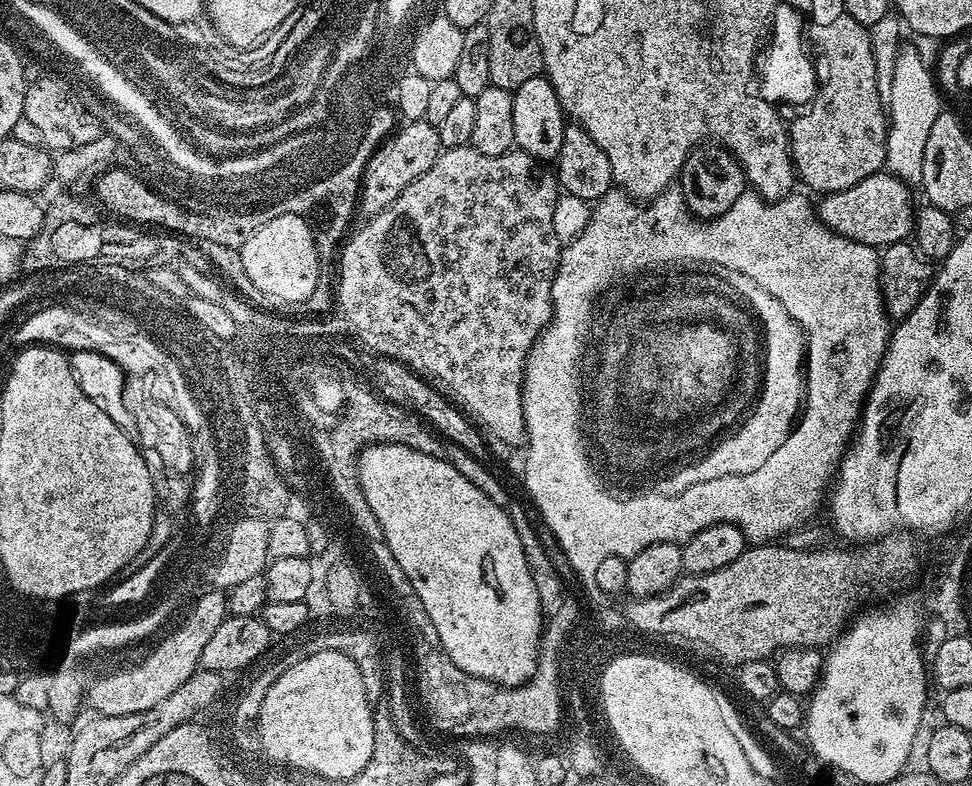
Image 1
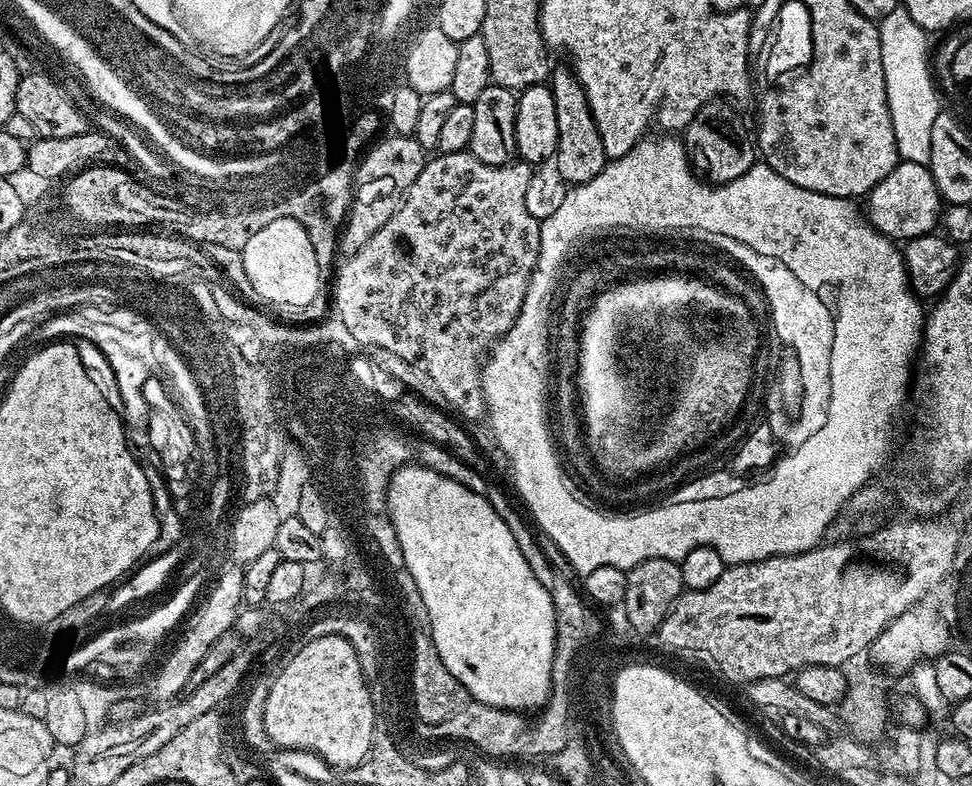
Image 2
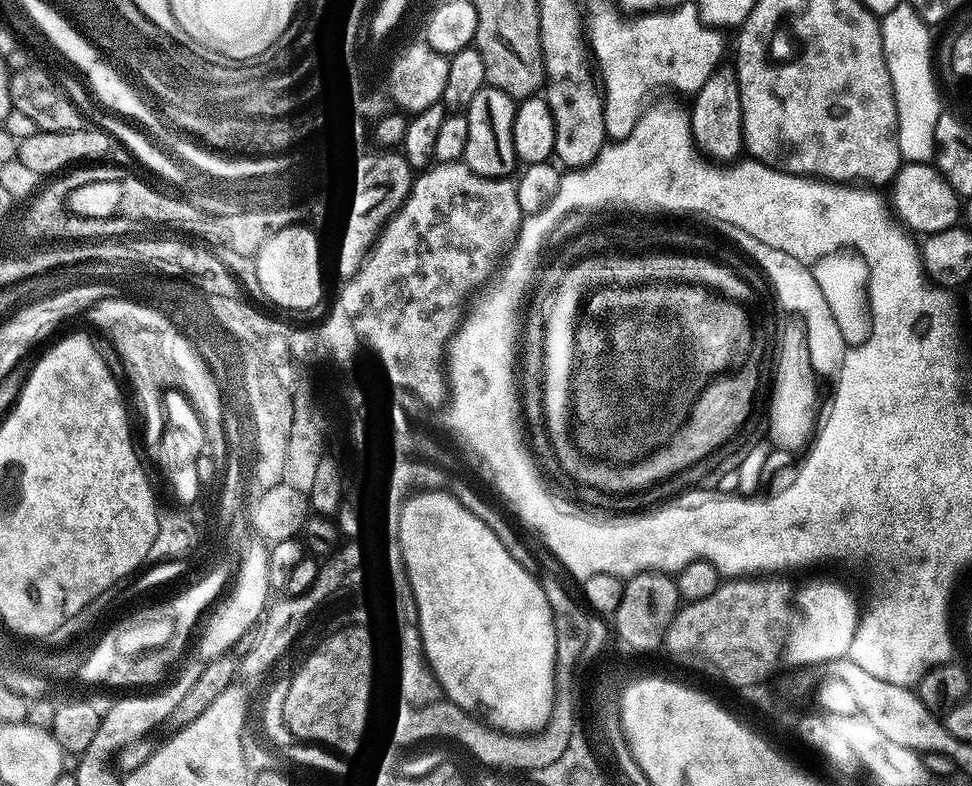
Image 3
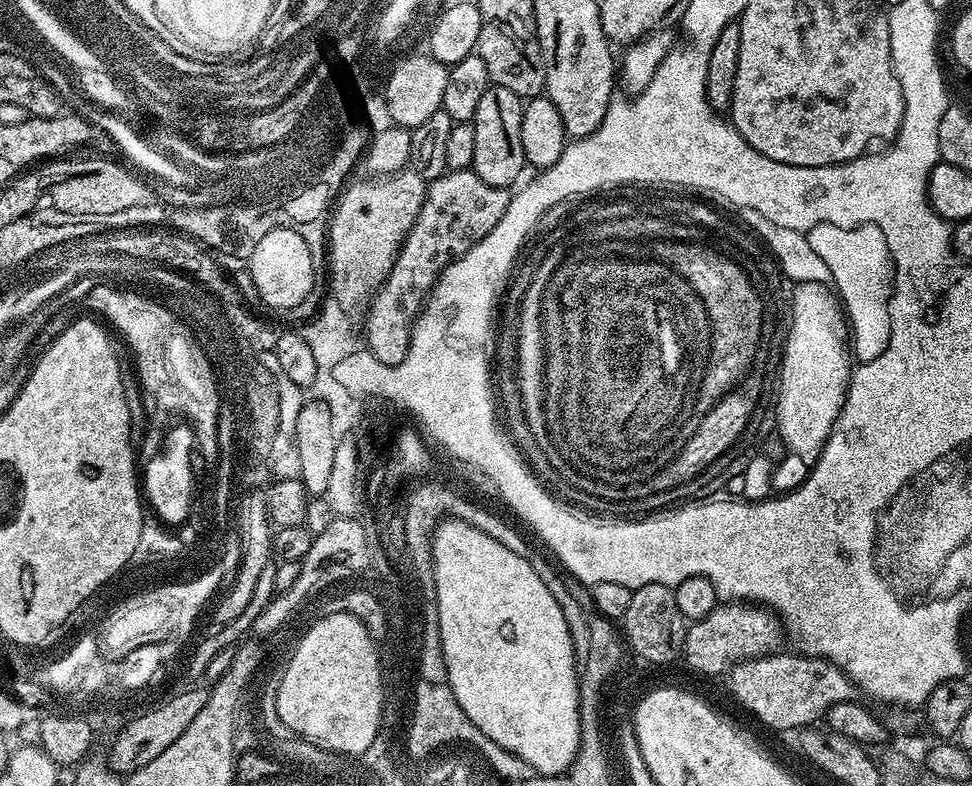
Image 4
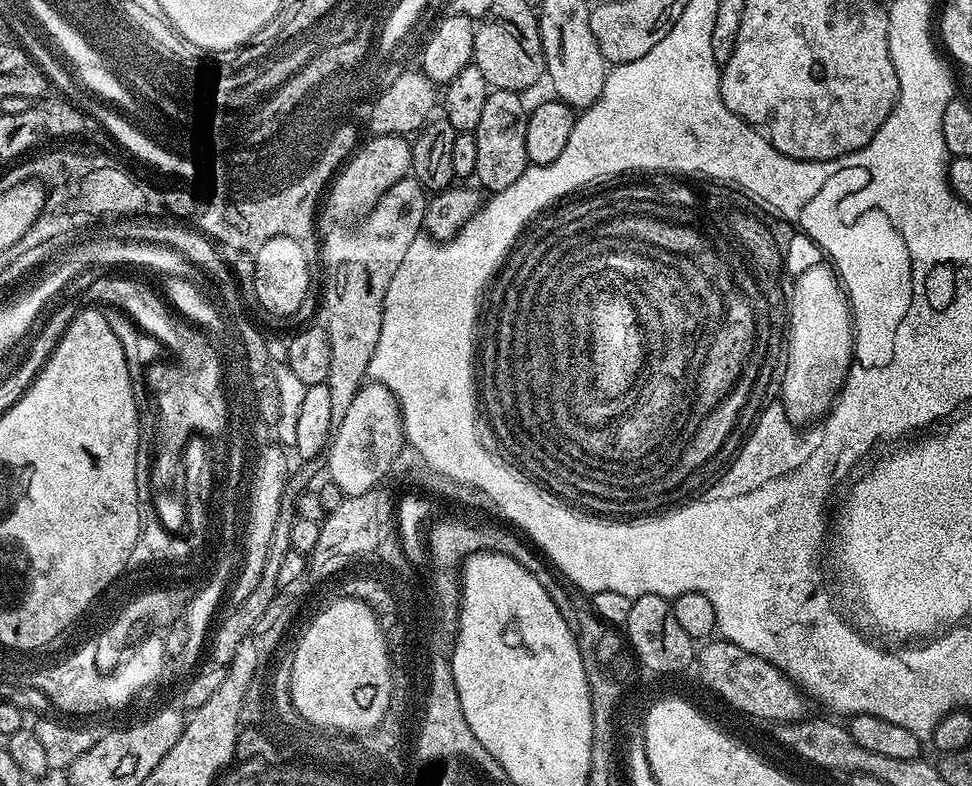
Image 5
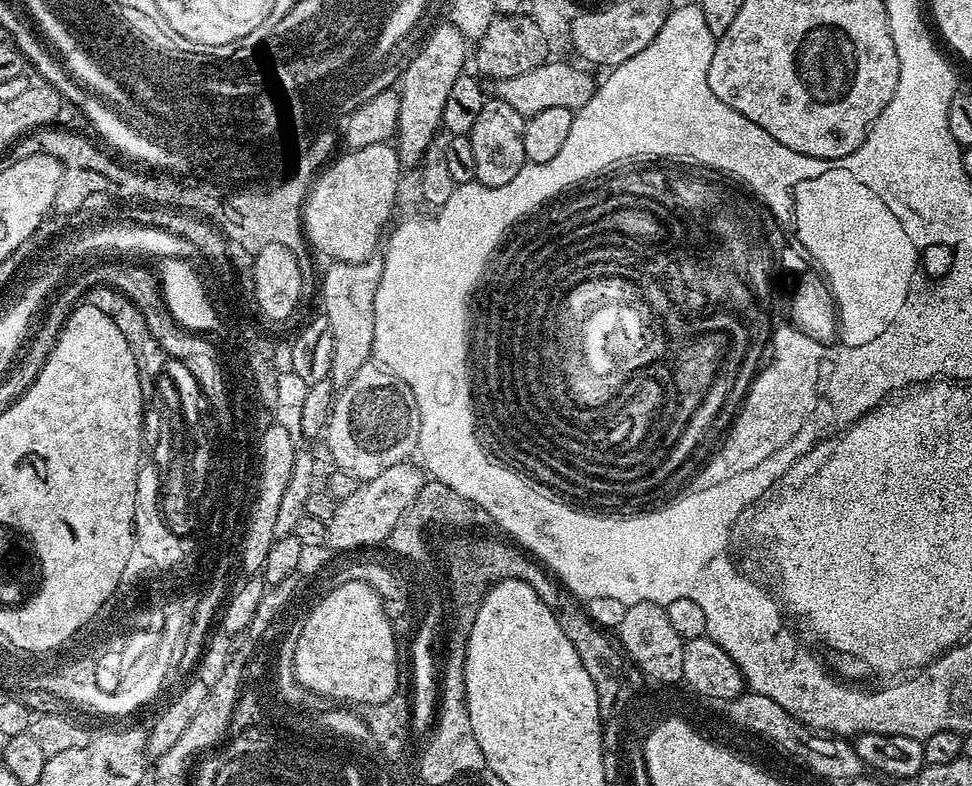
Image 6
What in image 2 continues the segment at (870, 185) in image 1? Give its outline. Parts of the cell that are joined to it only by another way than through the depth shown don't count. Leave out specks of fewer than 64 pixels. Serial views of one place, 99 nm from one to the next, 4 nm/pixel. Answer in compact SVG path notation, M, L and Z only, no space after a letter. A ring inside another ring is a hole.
M901 160L900 163L896 164L894 170L890 170L890 174L886 174L886 178L882 178L882 182L878 182L878 186L874 186L874 190L868 193L866 203L868 203L868 212L866 208L868 223L893 242L907 242L919 236L929 235L935 229L932 227L935 224L937 227L941 223L942 201L940 191L927 163L919 160Z

